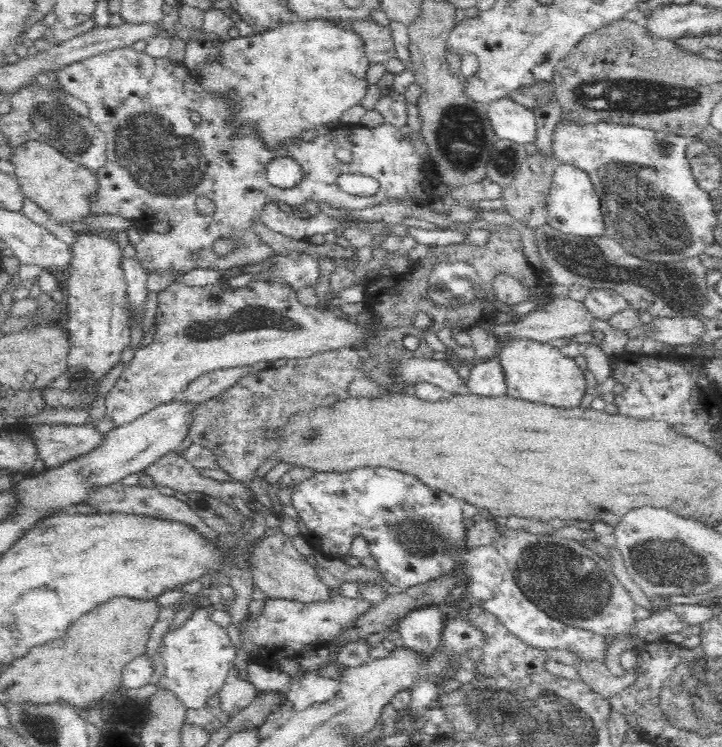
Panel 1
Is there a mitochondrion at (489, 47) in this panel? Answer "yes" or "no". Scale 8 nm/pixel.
no

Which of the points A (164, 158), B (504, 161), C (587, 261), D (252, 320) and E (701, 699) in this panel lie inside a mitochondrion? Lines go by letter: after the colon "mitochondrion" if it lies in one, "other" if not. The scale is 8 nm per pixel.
A: mitochondrion
B: mitochondrion
C: mitochondrion
D: mitochondrion
E: mitochondrion

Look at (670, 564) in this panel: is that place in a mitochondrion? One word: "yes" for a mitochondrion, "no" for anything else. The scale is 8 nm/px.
yes

